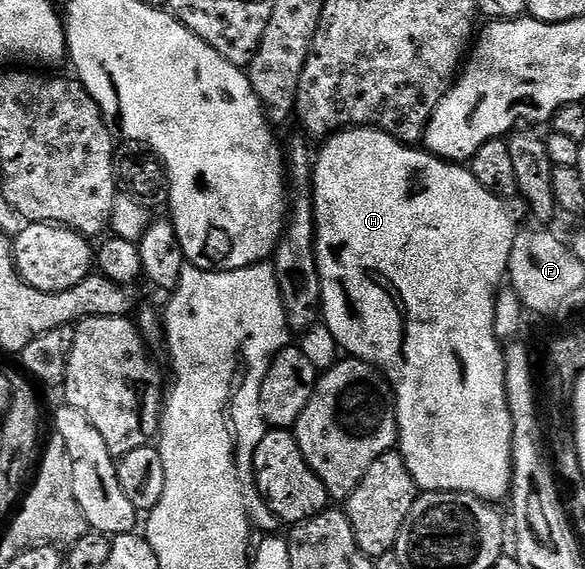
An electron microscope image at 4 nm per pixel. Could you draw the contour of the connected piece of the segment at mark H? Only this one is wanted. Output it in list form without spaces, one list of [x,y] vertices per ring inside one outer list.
[[[356,126],[338,131],[321,143],[322,151],[312,162],[312,197],[314,200],[314,251],[322,289],[321,321],[336,336],[339,347],[349,357],[373,366],[386,379],[394,400],[398,421],[398,444],[402,458],[412,472],[414,483],[422,492],[457,492],[474,494],[494,504],[510,493],[510,449],[512,448],[512,412],[508,412],[503,343],[494,333],[494,300],[510,268],[514,237],[520,232],[518,218],[527,217],[525,205],[513,210],[505,197],[486,190],[471,176],[465,165],[446,161],[413,145],[397,142],[383,130]]]

